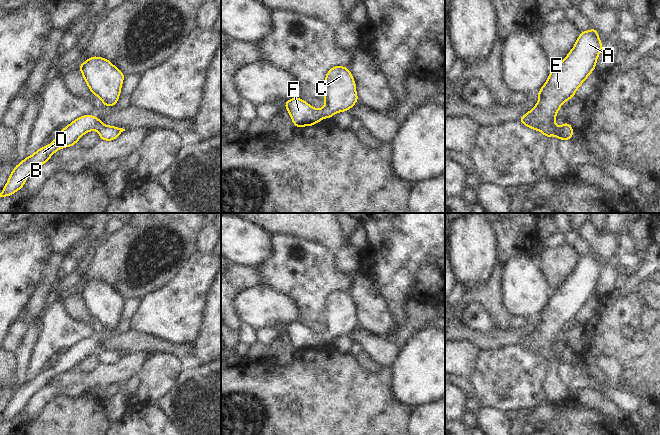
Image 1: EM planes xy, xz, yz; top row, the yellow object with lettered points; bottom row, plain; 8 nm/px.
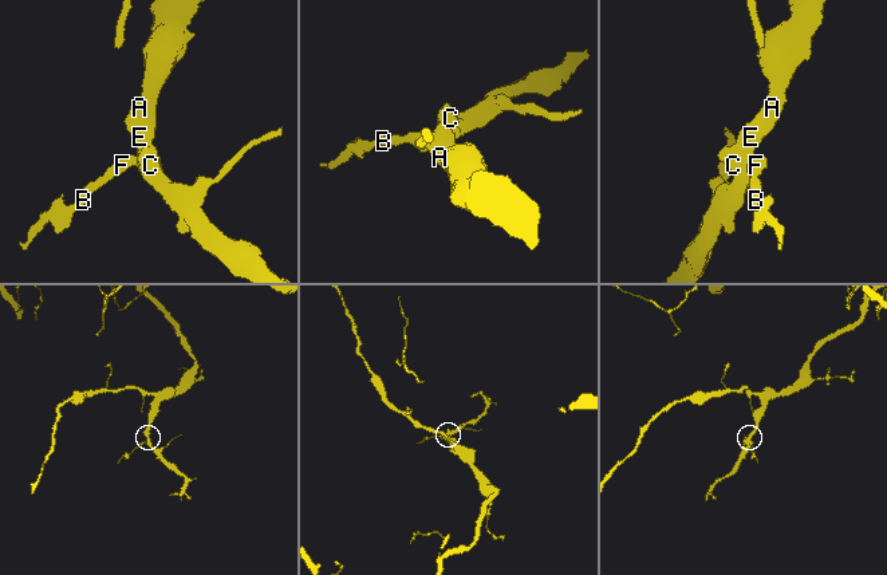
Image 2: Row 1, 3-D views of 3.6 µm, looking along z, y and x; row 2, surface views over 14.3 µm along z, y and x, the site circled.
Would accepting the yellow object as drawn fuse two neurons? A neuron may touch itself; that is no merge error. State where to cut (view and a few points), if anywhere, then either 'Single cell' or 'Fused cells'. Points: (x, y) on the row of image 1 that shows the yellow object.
No split. Single cell

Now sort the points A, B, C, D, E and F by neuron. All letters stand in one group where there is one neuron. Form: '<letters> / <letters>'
A B C D E F

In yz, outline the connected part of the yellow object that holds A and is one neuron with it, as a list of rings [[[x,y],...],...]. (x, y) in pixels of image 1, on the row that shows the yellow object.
[[[595,28],[580,32],[574,47],[566,58],[552,68],[547,81],[537,94],[539,96],[538,103],[527,114],[523,115],[519,122],[533,130],[541,131],[548,139],[552,134],[559,140],[571,139],[574,129],[567,121],[565,121],[563,126],[555,126],[556,114],[563,102],[565,100],[570,101],[575,96],[576,90],[596,68],[596,61],[603,45],[597,35],[598,32]]]

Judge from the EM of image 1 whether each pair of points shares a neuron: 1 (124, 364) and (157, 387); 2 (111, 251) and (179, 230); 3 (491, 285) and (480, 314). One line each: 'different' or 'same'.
1: different
2: same
3: different

